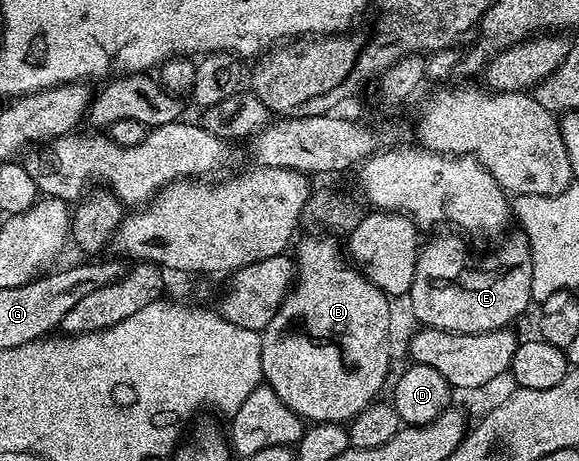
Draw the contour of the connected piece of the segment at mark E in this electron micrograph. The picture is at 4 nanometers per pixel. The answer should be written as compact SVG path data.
M516 232L512 238L504 237L499 247L496 248L492 254L470 254L467 251L467 246L462 242L462 237L451 234L439 234L432 242L424 241L419 251L419 258L417 259L417 268L413 276L413 284L411 285L411 292L409 301L411 301L411 310L415 313L415 318L419 321L420 327L426 328L432 326L438 330L445 332L453 332L454 334L480 334L481 332L493 332L494 330L501 330L510 327L511 322L515 322L527 310L527 305L532 305L533 299L531 297L531 289L533 288L533 260L531 259L531 246L527 242L527 237L522 232Z

